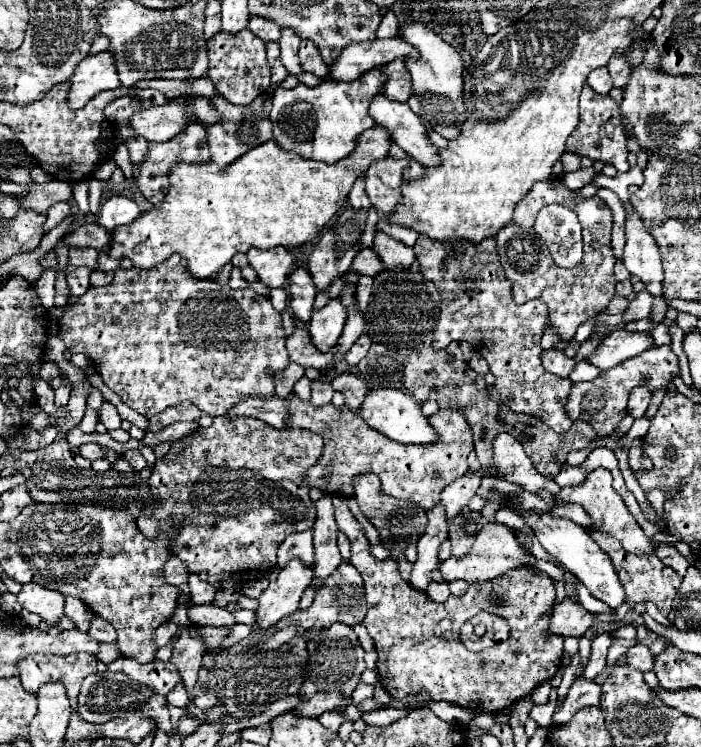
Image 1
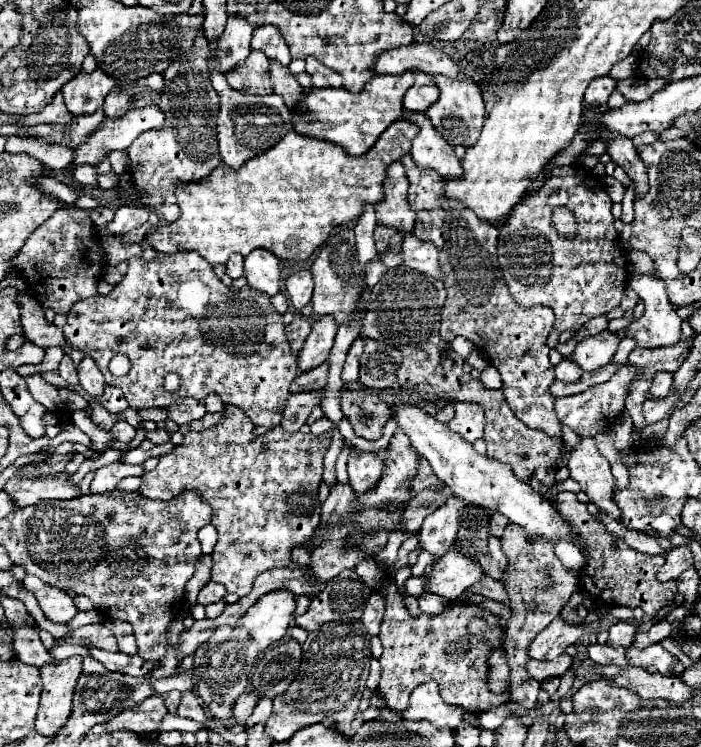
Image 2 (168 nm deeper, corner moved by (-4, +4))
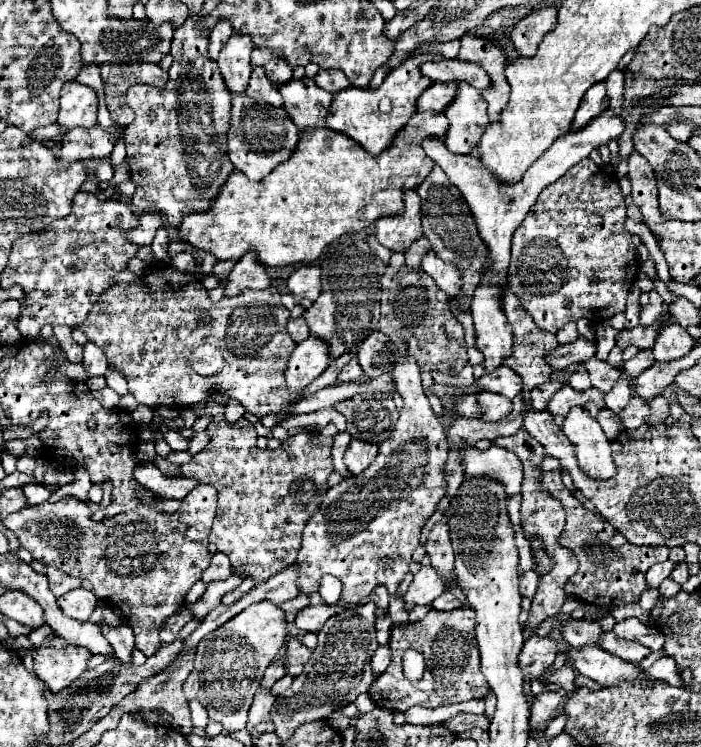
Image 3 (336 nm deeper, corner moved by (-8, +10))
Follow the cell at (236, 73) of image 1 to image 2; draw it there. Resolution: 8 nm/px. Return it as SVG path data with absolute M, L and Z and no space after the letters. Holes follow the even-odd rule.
M251 51L249 59L241 67L235 67L229 71L227 83L241 91L241 93L251 93L251 95L269 95L273 93L271 81L269 81L269 59L261 55L261 51Z

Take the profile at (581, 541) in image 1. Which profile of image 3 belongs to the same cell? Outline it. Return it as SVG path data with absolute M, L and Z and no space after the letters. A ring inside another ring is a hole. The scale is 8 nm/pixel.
M491 445L487 451L477 451L475 447L469 447L463 451L463 463L467 479L483 475L501 481L509 497L521 491L521 461L515 453L503 447Z

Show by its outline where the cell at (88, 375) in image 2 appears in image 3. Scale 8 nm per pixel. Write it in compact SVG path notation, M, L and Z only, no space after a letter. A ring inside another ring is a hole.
M87 341L83 347L83 363L85 363L85 369L89 371L91 377L103 375L109 367L105 353L97 345L93 345L91 341Z

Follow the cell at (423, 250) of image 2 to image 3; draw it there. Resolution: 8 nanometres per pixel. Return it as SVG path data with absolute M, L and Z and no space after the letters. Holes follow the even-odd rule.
M427 253L421 261L421 269L431 275L435 279L435 285L447 293L447 297L457 297L463 281L461 281L461 273L455 265L441 261L437 255Z

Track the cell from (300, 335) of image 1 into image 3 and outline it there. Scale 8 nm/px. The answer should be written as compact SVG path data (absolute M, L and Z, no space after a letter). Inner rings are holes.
M299 317L299 319L289 319L287 331L289 331L289 335L291 335L291 339L293 339L295 343L301 343L301 341L305 341L305 339L309 337L309 327L305 325L305 319L303 319L303 317Z

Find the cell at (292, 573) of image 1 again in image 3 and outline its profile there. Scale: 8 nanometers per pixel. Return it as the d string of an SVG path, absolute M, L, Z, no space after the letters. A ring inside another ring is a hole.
M261 601L237 613L197 645L195 669L201 675L197 699L207 709L209 719L219 721L227 731L237 731L247 725L247 713L253 695L259 689L267 665L277 657L285 639L285 613L269 601Z

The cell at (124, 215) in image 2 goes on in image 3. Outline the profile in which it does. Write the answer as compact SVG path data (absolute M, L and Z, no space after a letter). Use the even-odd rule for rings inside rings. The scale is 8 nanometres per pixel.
M141 213L139 215L139 227L135 227L131 233L129 233L129 239L143 247L143 245L151 245L153 243L153 237L157 233L157 229L163 225L163 217L161 213Z

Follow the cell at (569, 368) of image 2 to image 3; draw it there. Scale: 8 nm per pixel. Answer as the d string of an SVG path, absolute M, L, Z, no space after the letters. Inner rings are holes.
M583 365L577 367L577 371L571 375L571 381L569 385L577 391L583 391L583 389L589 389L591 387L591 381L589 381L589 375L587 375L587 369Z

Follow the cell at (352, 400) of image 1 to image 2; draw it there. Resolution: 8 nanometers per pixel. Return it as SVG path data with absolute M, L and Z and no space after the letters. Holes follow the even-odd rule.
M345 391L341 411L351 421L355 435L369 441L379 439L389 421L389 403L371 391Z

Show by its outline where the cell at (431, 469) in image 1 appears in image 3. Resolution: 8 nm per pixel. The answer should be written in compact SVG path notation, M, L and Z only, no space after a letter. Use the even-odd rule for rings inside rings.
M485 391L485 393L477 393L477 399L485 411L485 421L501 421L511 413L513 401L503 397L503 395Z

